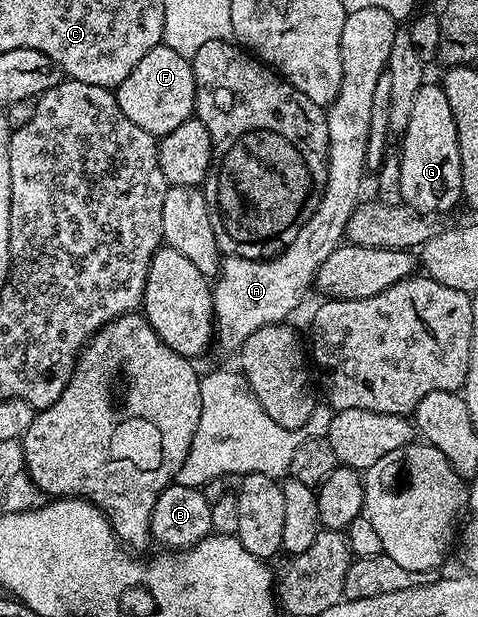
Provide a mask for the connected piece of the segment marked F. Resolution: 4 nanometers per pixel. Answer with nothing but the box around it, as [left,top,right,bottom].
[116,42,196,138]

